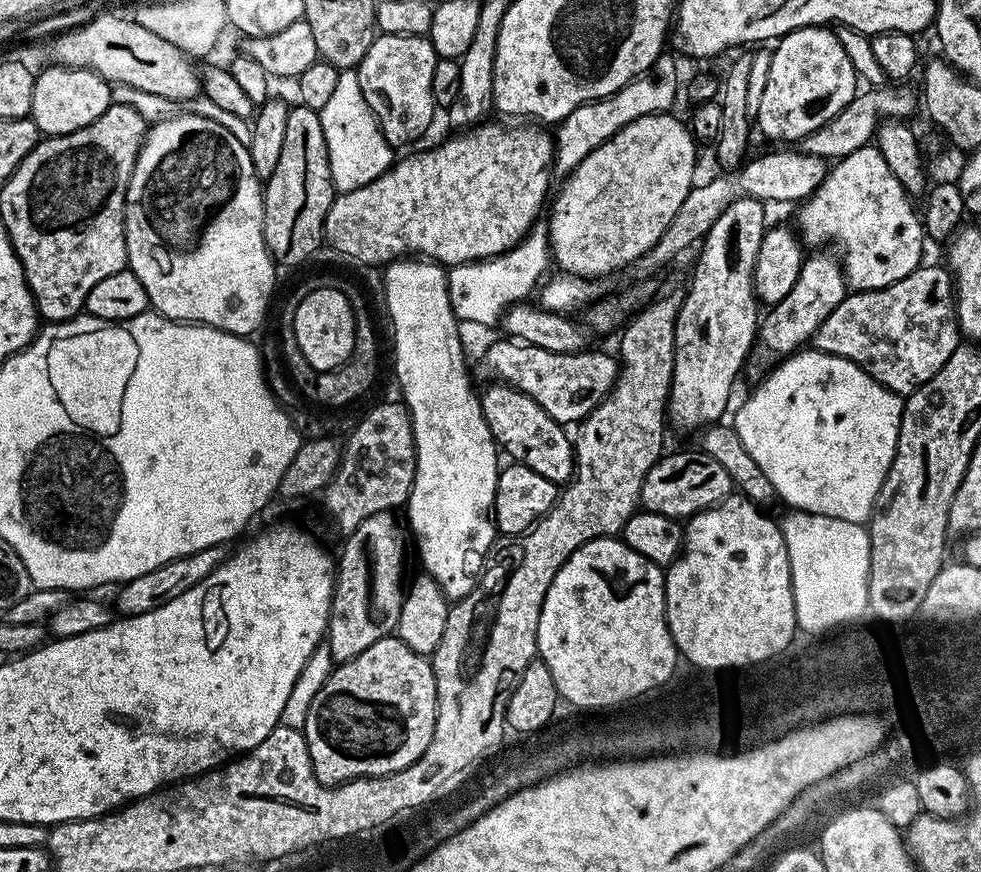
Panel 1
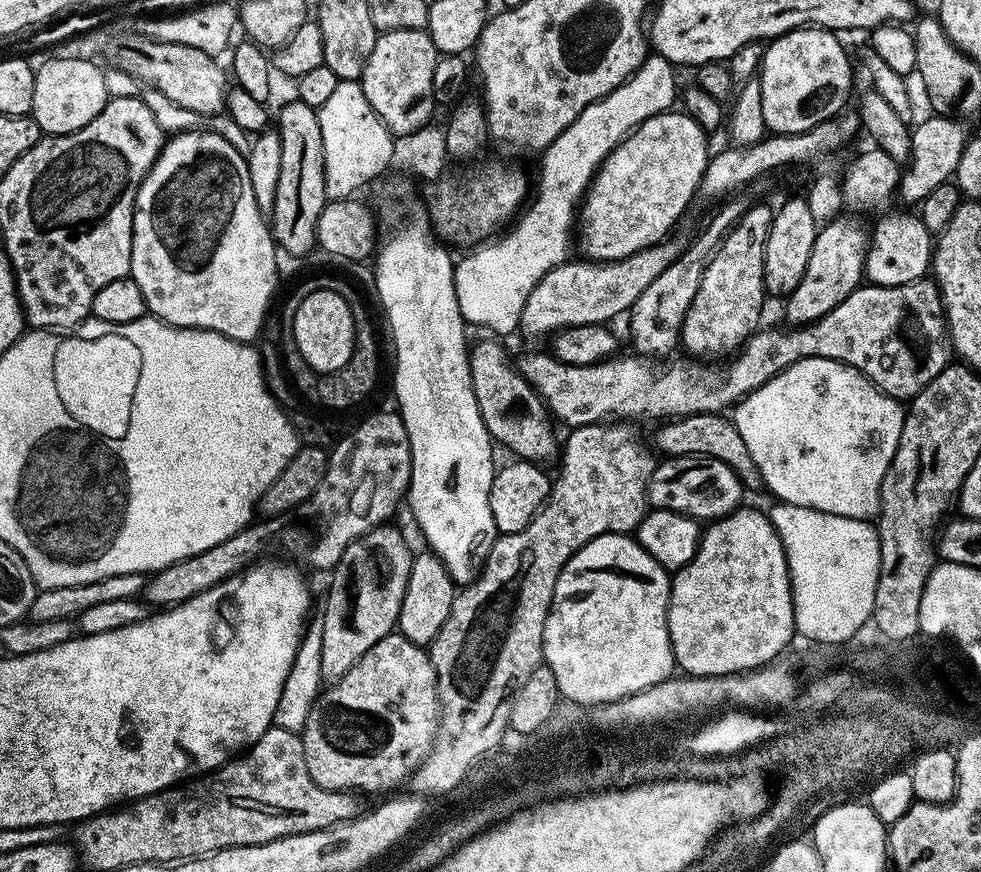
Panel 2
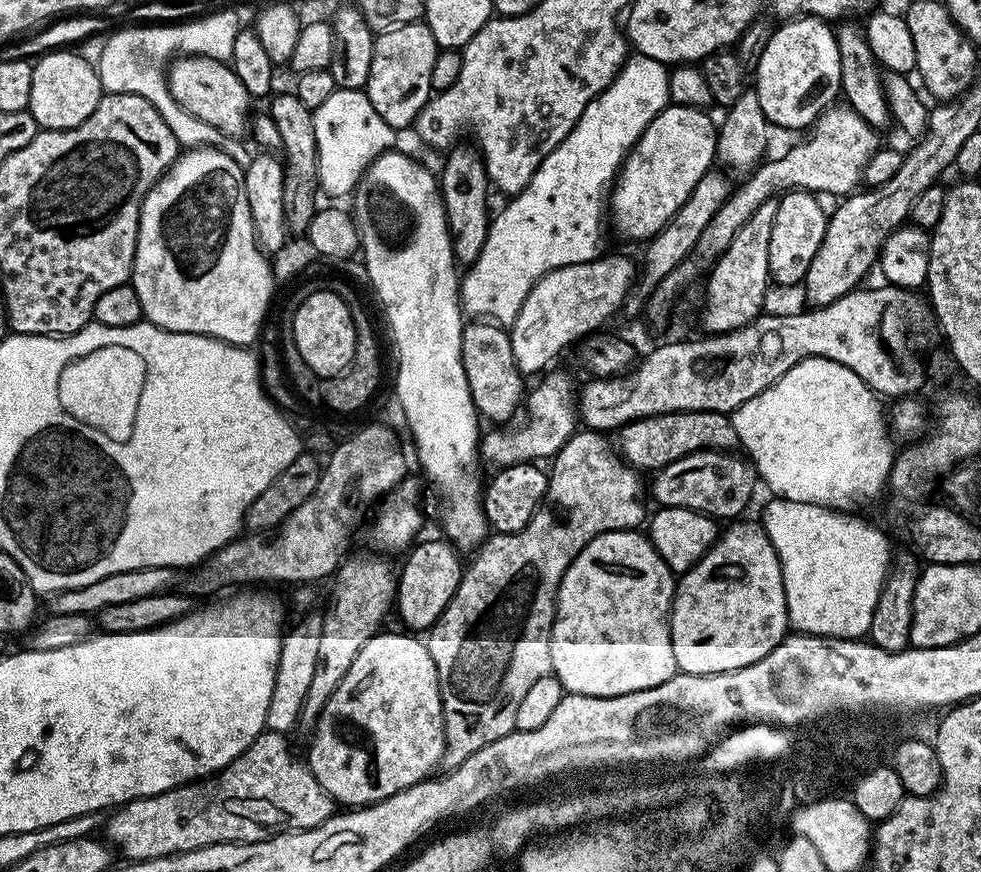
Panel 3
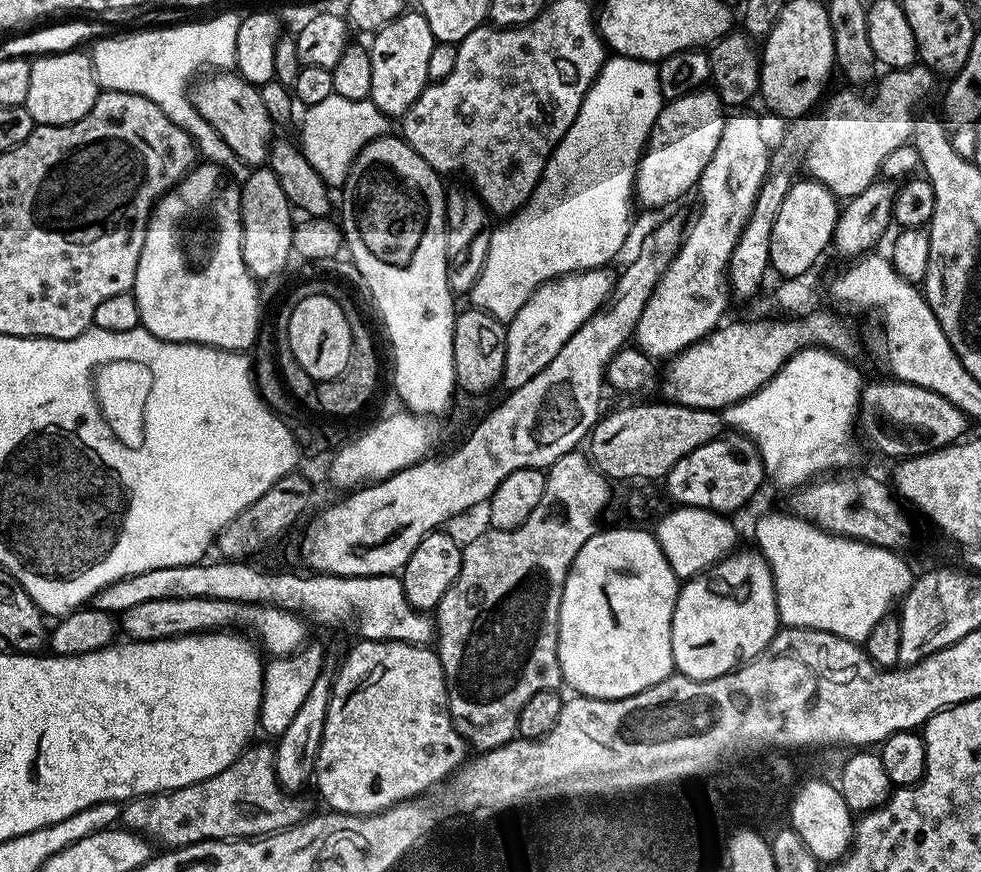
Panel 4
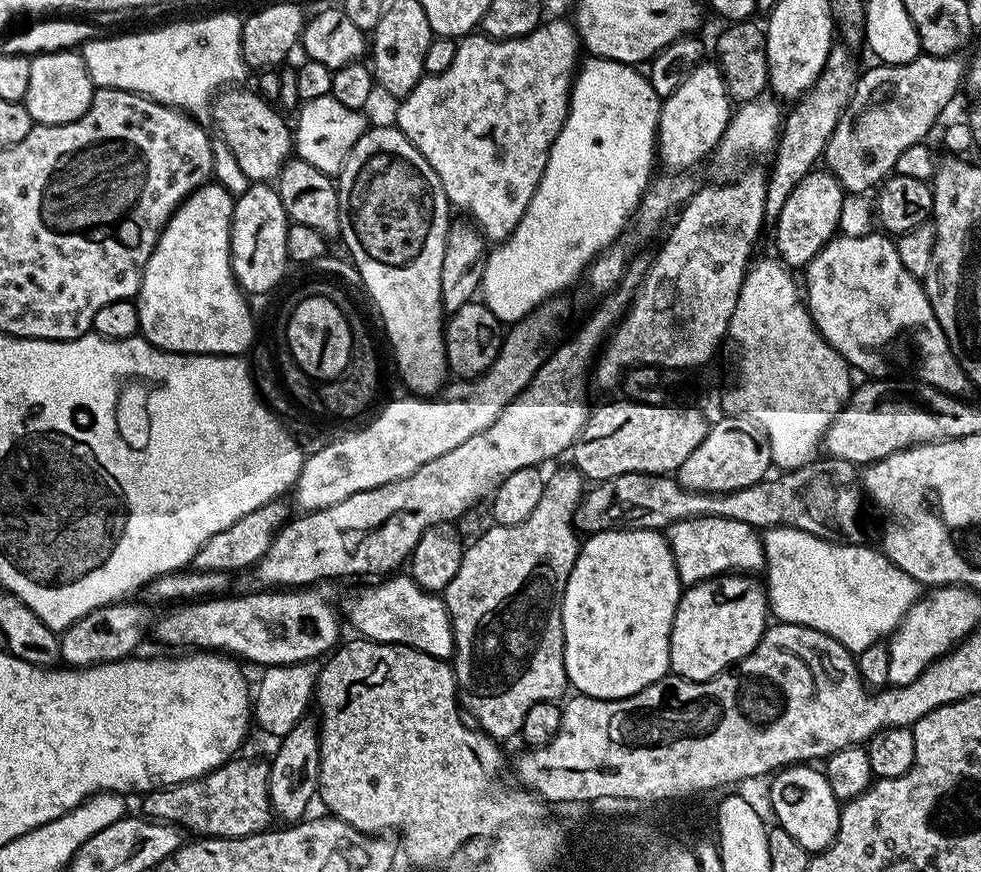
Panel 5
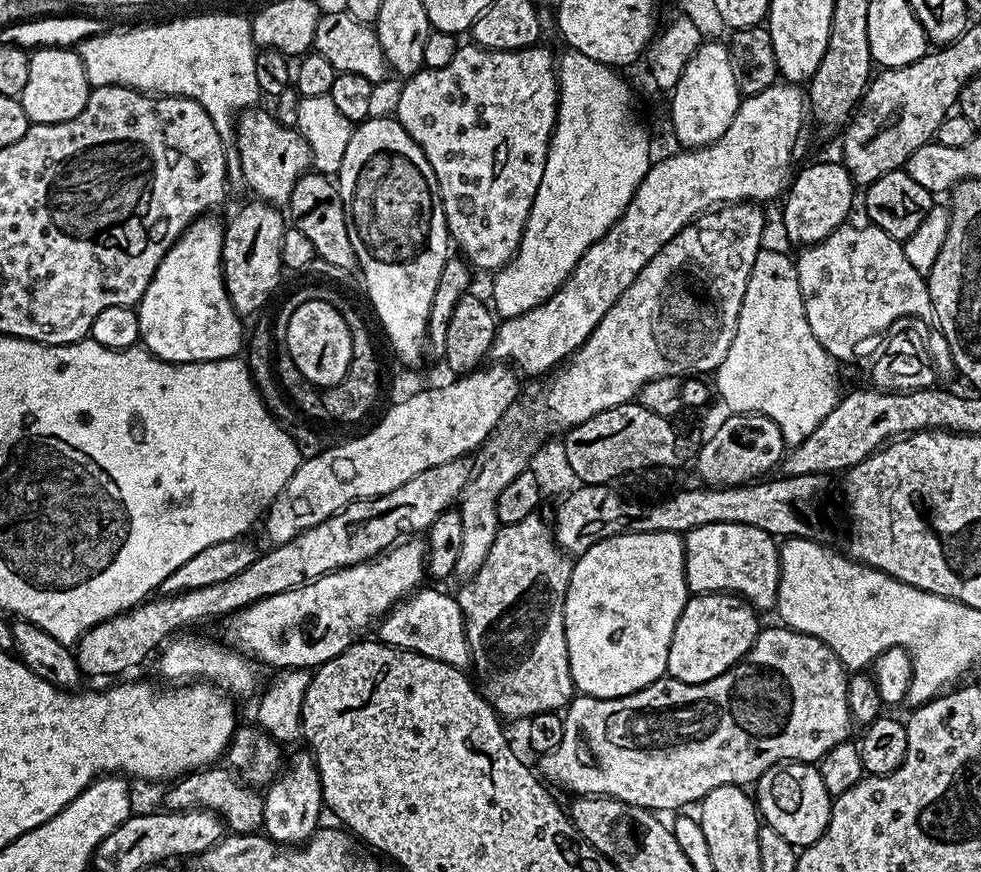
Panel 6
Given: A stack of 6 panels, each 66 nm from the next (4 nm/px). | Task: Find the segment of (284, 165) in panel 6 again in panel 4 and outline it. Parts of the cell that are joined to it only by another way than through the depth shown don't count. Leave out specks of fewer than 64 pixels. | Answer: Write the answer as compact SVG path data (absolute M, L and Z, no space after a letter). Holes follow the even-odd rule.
M228 71L205 75L208 76L205 80L197 79L190 88L191 107L196 107L197 114L224 139L225 146L242 163L248 164L247 166L263 165L267 161L268 150L274 139L274 121L262 102L260 88L247 84L235 71Z

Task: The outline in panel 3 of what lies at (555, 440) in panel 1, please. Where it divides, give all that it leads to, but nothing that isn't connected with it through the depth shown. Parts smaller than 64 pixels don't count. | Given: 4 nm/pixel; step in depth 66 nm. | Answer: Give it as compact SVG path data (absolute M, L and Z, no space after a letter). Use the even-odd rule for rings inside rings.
M483 318L465 323L462 334L462 370L466 370L466 382L470 386L476 411L485 421L508 422L516 411L521 411L526 400L525 377L516 368L511 335L501 325Z

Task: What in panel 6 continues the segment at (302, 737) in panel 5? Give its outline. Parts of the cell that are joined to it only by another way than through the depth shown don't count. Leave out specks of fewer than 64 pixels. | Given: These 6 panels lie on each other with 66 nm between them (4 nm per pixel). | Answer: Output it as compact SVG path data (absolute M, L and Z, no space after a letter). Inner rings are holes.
M303 751L293 754L292 761L289 764L287 761L286 771L267 785L266 791L263 793L263 835L267 836L269 840L285 846L303 844L317 832L322 824L320 821L322 809L316 804L316 787L320 784L320 771L311 751Z

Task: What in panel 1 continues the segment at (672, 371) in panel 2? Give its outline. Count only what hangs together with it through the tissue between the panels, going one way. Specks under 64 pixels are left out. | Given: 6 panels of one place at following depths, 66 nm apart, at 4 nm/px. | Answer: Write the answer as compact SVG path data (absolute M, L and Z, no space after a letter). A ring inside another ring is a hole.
M921 263L920 267L915 268L910 274L906 274L906 278L902 278L885 288L875 288L869 292L856 290L845 295L843 302L830 314L830 318L826 318L826 322L822 322L822 326L818 326L818 330L813 334L810 341L811 347L815 351L825 352L831 356L841 356L843 360L853 360L865 372L869 372L879 384L886 386L890 391L895 392L897 396L901 398L911 396L914 390L918 390L923 384L930 382L930 378L934 378L934 374L938 374L938 370L942 370L942 366L946 366L946 358L950 358L950 354L954 354L954 350L961 347L962 344L960 324L956 320L956 301L954 299L952 274L943 263L928 263ZM511 338L496 340L484 352L484 368L497 381L522 390L550 418L565 426L579 425L597 408L605 396L616 386L618 360L615 355L607 356L604 352L567 352L558 354L542 350L533 344L517 342Z

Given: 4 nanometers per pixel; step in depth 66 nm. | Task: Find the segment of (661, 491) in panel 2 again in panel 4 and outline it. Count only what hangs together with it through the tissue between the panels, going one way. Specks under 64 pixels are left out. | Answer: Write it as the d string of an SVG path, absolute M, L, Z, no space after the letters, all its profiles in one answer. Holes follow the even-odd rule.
M722 434L717 440L706 442L698 446L698 450L683 456L668 472L666 483L673 505L733 514L766 484L766 477L754 441L743 434Z

